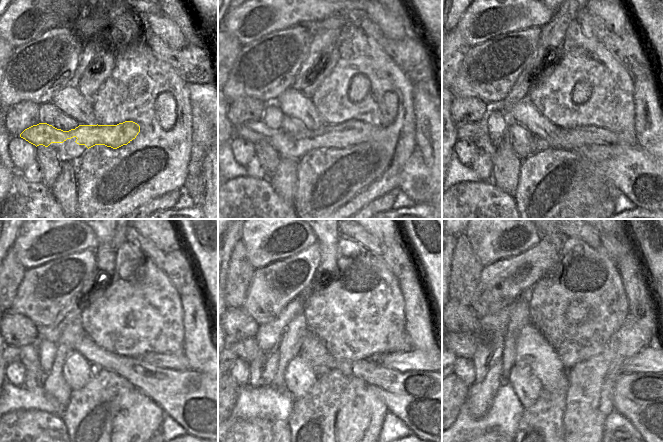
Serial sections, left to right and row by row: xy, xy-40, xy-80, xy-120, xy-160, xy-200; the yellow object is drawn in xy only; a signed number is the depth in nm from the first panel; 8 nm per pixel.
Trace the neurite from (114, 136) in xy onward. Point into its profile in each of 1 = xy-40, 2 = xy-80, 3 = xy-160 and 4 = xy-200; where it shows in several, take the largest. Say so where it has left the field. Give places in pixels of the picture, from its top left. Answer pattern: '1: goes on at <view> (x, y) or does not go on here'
1: goes on at xy-40 (341, 136)
2: goes on at xy-80 (573, 138)
3: goes on at xy-160 (414, 360)
4: goes on at xy-200 (645, 361)

